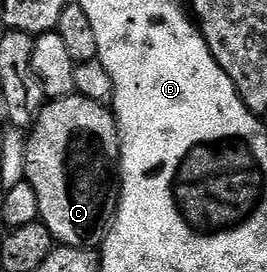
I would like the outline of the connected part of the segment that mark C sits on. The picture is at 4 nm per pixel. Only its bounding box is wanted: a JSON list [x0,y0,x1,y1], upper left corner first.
[24,94,120,250]

